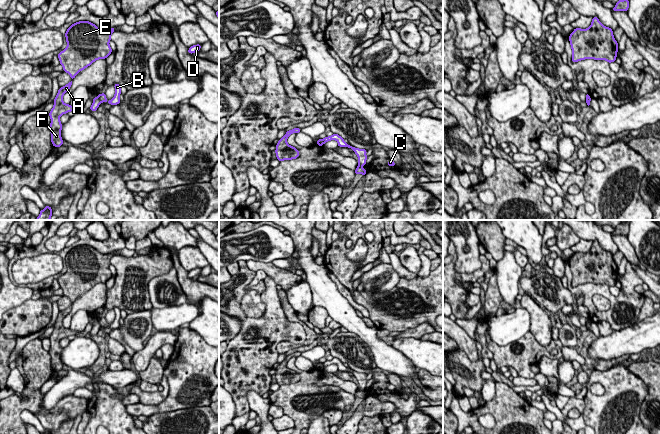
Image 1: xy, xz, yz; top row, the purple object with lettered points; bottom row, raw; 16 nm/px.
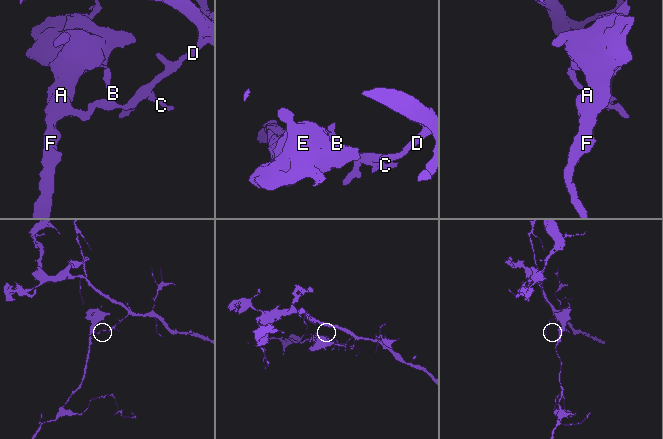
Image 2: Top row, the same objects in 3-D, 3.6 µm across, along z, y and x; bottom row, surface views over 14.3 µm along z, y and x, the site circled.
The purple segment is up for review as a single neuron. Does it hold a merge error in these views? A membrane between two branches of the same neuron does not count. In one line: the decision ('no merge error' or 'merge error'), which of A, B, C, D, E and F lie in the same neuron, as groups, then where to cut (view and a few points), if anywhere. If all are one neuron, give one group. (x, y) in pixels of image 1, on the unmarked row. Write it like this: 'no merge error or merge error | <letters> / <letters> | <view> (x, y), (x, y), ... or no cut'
merge error | A E F / B C D | xy (97, 320), (101, 325)

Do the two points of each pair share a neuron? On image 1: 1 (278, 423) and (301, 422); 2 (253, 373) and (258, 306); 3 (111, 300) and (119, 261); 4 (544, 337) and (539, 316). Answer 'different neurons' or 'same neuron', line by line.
1: different neurons
2: different neurons
3: same neuron
4: same neuron

